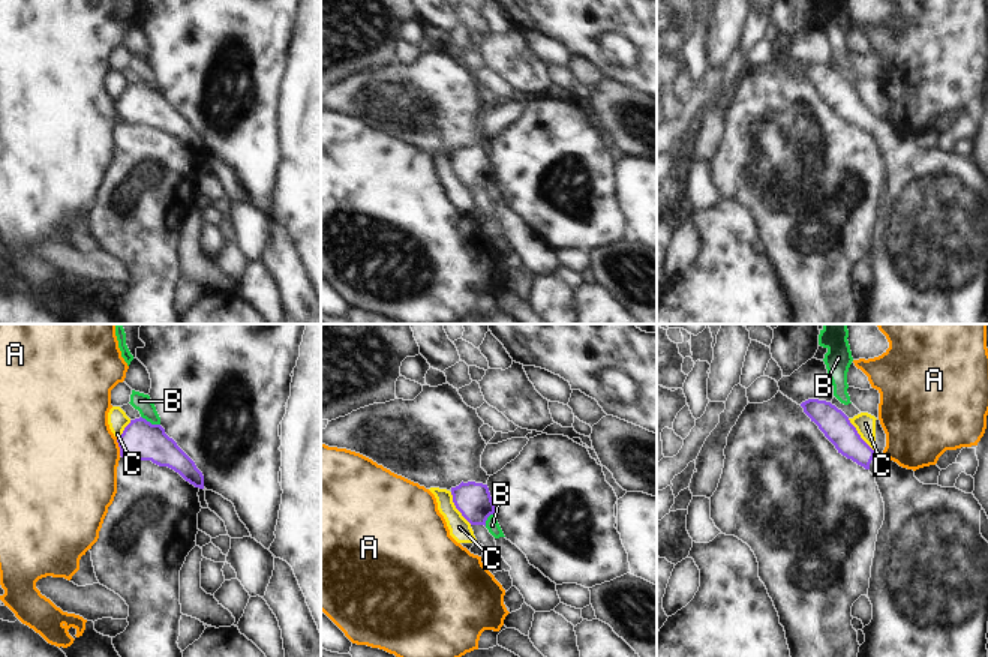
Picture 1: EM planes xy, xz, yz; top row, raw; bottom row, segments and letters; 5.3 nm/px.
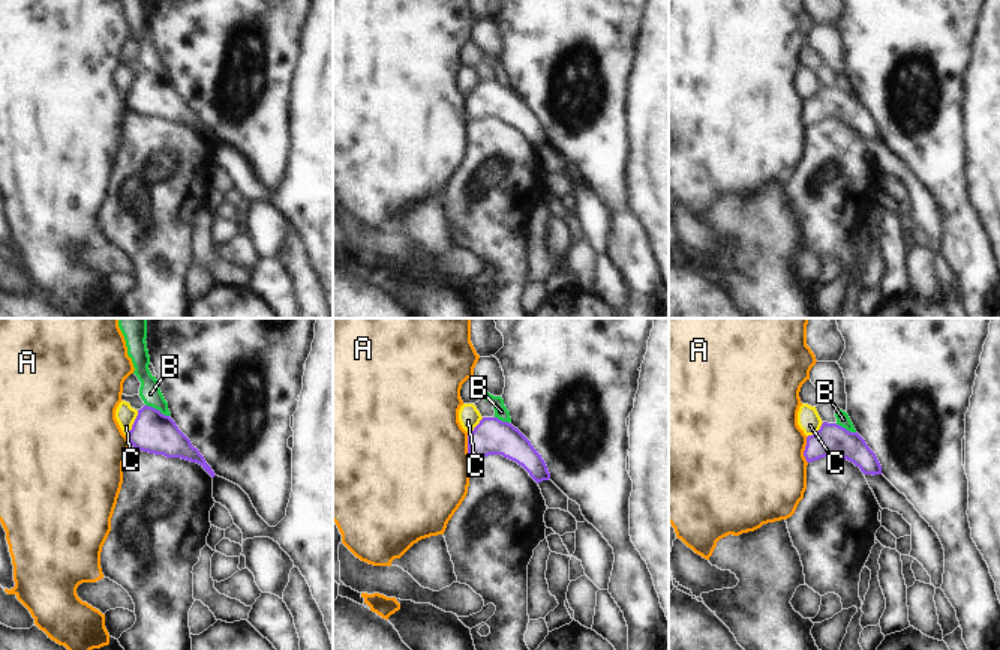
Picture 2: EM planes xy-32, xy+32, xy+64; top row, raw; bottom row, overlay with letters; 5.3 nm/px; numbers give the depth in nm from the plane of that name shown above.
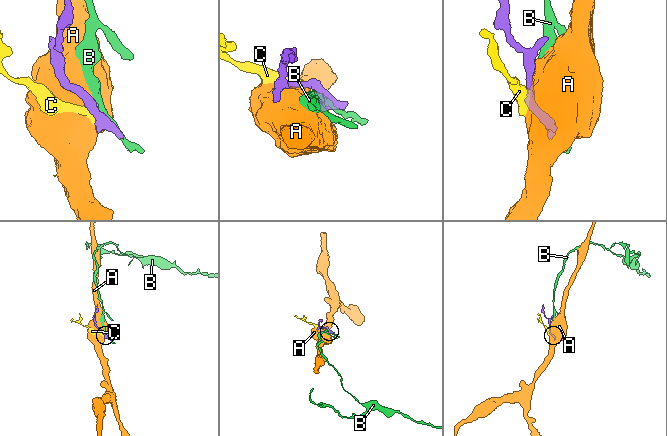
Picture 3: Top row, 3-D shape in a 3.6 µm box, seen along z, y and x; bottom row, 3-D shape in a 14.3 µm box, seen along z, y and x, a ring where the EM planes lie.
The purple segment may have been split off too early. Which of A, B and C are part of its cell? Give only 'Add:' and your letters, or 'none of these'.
Add: none of these

